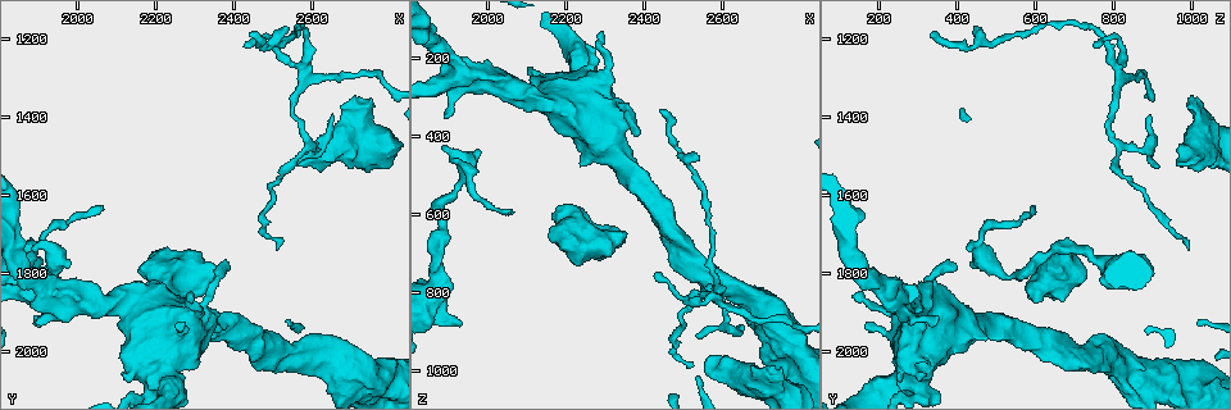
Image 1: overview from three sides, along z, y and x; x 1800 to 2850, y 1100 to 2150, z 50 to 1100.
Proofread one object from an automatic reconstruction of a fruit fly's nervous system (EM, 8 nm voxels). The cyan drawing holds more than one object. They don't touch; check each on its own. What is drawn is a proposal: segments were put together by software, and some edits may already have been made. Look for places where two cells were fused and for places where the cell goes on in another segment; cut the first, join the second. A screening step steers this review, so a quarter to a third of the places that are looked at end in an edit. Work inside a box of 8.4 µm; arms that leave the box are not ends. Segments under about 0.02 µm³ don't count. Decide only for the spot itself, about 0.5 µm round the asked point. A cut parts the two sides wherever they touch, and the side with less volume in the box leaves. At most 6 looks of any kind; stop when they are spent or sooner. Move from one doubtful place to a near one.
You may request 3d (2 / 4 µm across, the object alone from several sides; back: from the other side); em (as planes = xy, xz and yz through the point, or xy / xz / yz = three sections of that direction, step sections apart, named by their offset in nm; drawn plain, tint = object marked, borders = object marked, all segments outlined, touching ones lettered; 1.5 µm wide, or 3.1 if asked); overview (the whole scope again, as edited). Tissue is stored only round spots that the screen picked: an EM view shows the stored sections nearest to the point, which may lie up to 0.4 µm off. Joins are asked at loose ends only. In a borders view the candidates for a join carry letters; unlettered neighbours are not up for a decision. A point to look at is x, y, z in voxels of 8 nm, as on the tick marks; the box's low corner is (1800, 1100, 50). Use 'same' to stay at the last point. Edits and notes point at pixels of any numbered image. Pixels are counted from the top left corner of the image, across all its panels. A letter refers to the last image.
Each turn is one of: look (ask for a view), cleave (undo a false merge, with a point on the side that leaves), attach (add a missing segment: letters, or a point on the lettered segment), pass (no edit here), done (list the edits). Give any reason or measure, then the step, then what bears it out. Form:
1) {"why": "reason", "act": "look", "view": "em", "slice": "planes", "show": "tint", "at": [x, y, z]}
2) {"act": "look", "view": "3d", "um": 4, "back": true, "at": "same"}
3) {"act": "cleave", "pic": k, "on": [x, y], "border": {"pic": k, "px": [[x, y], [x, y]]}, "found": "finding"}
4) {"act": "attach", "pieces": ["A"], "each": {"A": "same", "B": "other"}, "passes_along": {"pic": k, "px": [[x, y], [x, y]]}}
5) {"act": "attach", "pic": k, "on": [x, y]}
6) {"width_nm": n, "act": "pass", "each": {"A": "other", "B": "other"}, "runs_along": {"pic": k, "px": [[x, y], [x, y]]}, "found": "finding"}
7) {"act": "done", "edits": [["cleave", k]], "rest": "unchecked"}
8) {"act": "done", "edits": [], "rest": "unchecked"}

{"act": "look", "view": "em", "slice": "planes", "show": "borders", "at": [2435, 1185, 335]}

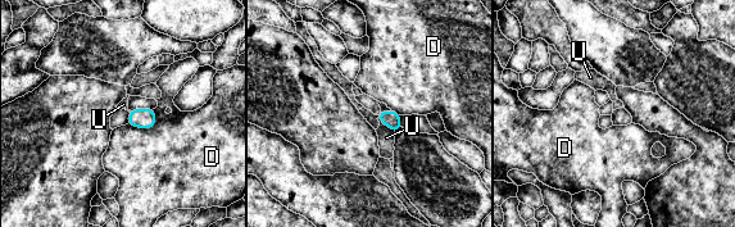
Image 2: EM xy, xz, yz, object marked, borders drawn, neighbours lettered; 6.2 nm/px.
{"act": "pass", "each": {"D": "other", "U": "other"}, "border": {"pic": 2, "px": [[377, 117], [394, 132]]}, "found": "none of them fits"}

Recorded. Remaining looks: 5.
{"why": "tapers out", "act": "look", "view": "em", "slice": "xy", "step": 4, "show": "borders", "at": [2060, 1635, 595]}

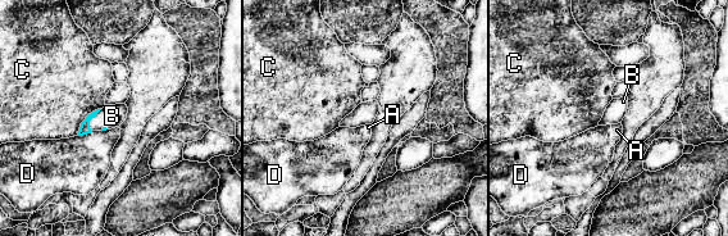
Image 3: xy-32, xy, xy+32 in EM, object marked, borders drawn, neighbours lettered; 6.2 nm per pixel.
{"act": "look", "view": "em", "slice": "planes", "show": "borders", "at": "same"}

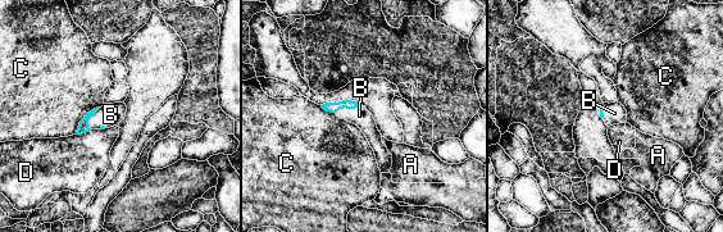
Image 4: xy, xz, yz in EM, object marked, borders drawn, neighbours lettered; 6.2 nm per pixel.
{"act": "attach", "pic": 4, "on": [359, 116], "each": {"A": "other", "B": "same", "C": "other", "D": "other"}, "passes_along": {"pic": 4, "px": [[332, 108], [348, 108], [359, 116]]}, "found": "the cell continues"}

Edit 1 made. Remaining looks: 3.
{"why": "see it whole again", "act": "look", "view": "overview"}

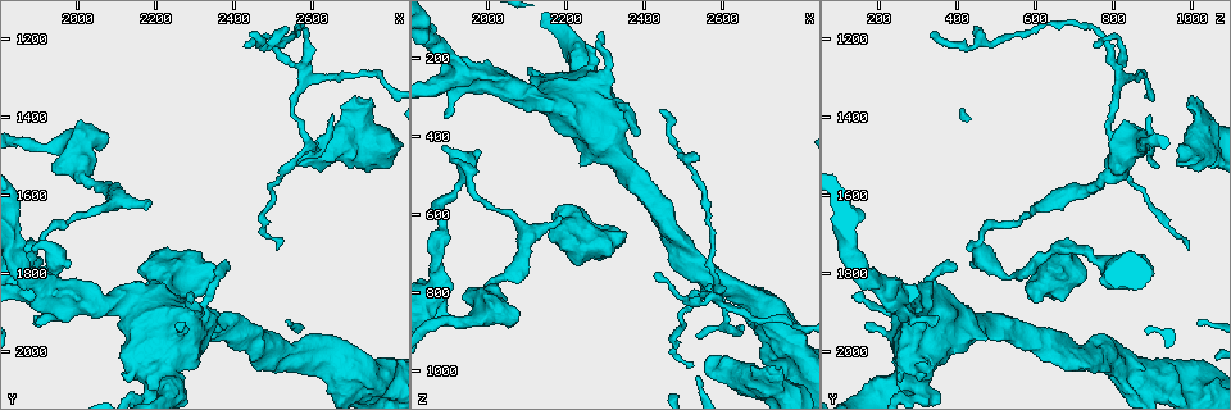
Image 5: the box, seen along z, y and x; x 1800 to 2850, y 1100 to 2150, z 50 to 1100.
{"why": "free end", "act": "look", "view": "em", "slice": "xy", "step": 8, "show": "borders", "at": [2645, 1390, 880]}

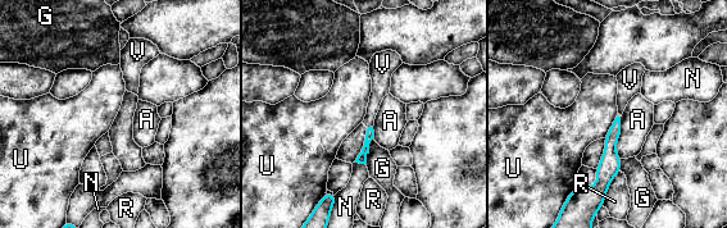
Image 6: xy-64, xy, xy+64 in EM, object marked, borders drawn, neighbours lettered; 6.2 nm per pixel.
{"act": "attach", "pic": 6, "on": [380, 89], "each": {"A": "other", "G": "other", "N": "other", "R": "other", "U": "other", "V": "same"}, "passes_along": {"pic": 6, "px": [[362, 158], [369, 127], [380, 89]]}, "found": "the cell continues"}

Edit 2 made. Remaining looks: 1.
{"act": "done", "edits": [["attach", 4], ["attach", 6]], "rest": "unchecked"}

